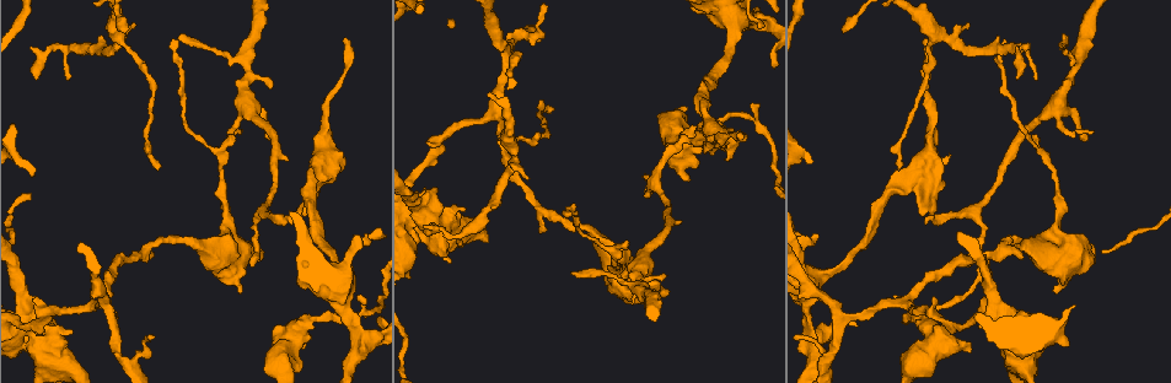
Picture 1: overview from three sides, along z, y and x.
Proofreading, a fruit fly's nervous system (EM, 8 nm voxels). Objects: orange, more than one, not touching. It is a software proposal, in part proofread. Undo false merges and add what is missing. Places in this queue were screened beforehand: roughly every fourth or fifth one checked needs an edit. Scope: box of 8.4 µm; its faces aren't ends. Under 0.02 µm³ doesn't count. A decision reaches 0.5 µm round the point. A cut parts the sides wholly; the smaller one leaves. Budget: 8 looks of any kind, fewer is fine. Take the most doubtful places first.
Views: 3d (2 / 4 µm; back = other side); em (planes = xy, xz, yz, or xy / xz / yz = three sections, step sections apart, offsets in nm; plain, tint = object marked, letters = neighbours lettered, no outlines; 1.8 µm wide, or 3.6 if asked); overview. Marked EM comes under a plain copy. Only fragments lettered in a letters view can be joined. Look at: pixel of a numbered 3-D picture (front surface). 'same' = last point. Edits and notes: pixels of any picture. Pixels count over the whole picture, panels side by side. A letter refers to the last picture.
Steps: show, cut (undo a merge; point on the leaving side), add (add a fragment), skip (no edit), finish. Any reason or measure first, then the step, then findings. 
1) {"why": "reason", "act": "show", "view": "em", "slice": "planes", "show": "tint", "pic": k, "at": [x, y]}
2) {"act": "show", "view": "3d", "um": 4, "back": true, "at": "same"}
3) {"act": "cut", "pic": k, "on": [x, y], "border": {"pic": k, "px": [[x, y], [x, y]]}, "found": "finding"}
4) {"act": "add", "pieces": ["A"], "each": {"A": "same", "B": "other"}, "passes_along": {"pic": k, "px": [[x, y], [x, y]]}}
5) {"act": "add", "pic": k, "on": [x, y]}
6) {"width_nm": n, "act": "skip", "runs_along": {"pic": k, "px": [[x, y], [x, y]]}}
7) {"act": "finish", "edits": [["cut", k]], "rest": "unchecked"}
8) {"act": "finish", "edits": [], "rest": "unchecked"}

{"why": "stops while still wide", "act": "show", "view": "3d", "um": 4, "pic": 1, "at": [260, 252]}

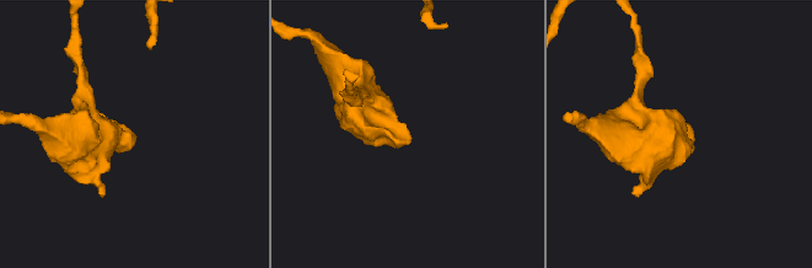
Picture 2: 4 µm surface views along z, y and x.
{"why": "need the tissue", "act": "show", "view": "em", "slice": "planes", "show": "letters", "pic": 2, "at": [691, 131]}

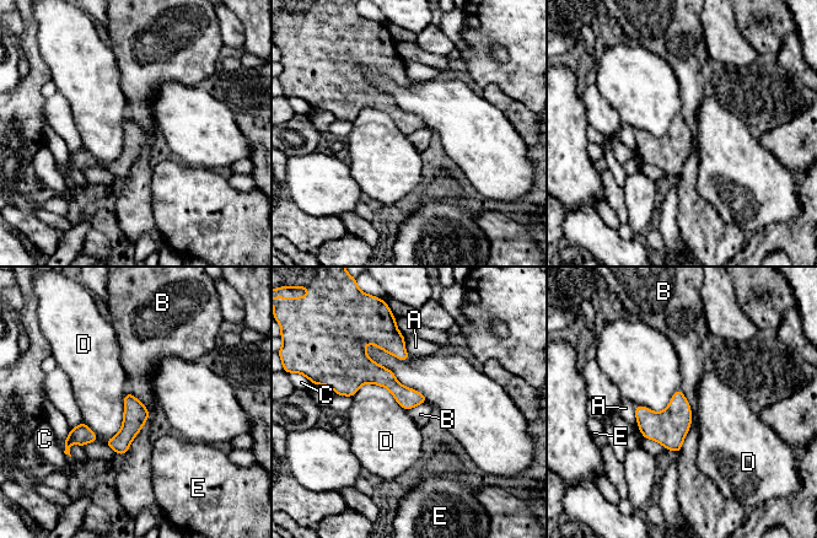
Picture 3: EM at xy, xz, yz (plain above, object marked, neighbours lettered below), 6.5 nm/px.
{"act": "skip", "each": {"A": "other", "B": "other", "C": "other", "D": "other", "E": "other"}, "found": "none of them fits"}

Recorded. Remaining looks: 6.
{"why": "branch stops here", "act": "show", "view": "em", "slice": "xy", "step": 16, "show": "tint", "pic": 1, "at": [688, 179]}

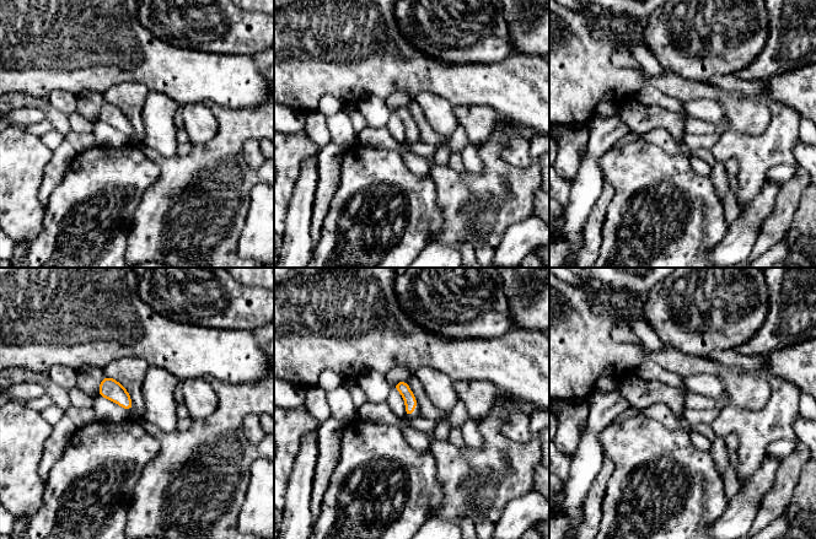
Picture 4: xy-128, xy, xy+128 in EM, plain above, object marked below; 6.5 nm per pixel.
{"why": "another direction", "act": "show", "view": "em", "slice": "planes", "show": "letters", "at": "same"}

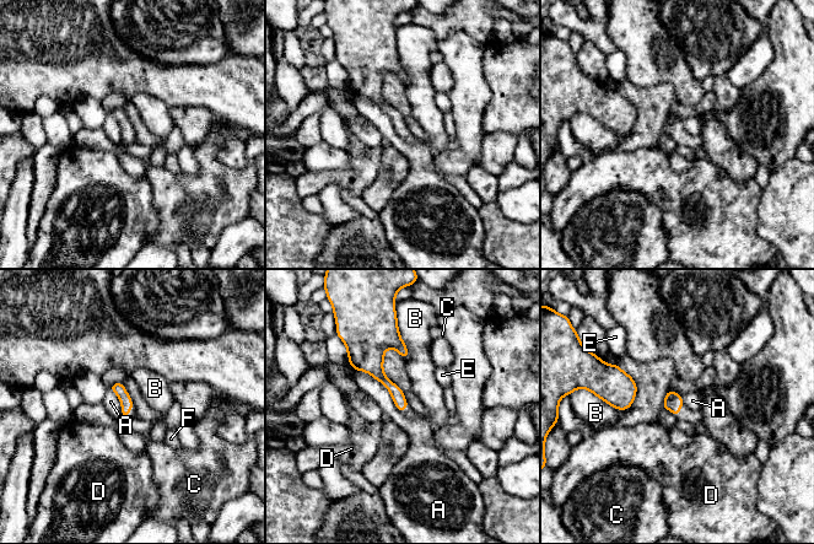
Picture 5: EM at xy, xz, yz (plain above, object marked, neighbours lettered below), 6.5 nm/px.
{"act": "skip", "each": {"A": "other", "B": "other", "C": "other", "D": "other", "E": "other", "F": "other"}, "border": {"pic": 5, "px": [[352, 369], [378, 380], [402, 413]]}, "found": "no lettered fragment goes on from it"}

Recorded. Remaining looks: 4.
{"why": "sharp bend", "act": "show", "view": "em", "slice": "planes", "show": "letters", "pic": 1, "at": [931, 217]}

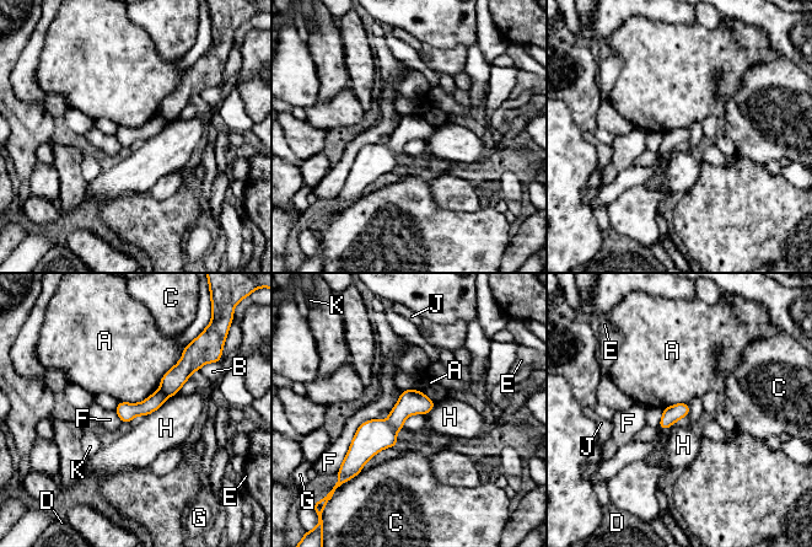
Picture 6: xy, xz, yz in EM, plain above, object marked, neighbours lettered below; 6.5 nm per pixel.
{"width_nm": 110, "act": "cut", "pic": 6, "on": [156, 400], "each": {"A": "other", "B": "other", "C": "other", "D": "other", "E": "other", "F": "other", "G": "other", "H": "other", "J": "other", "K": "other"}, "found": "two neurons meet here"}

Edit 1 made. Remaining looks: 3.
{"act": "finish", "edits": [["cut", 6]], "rest": "unchecked"}

